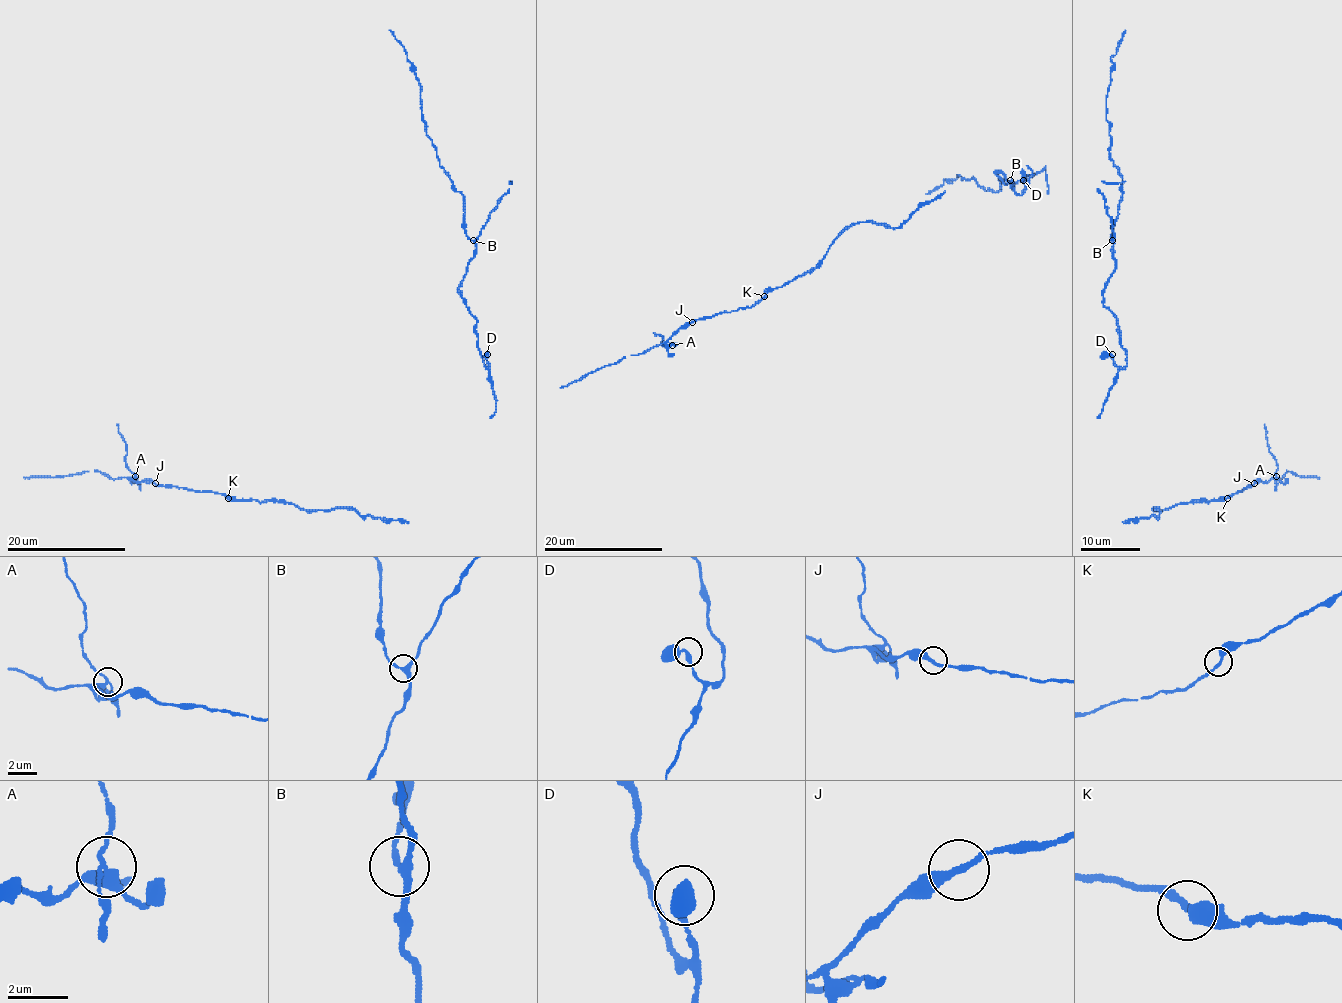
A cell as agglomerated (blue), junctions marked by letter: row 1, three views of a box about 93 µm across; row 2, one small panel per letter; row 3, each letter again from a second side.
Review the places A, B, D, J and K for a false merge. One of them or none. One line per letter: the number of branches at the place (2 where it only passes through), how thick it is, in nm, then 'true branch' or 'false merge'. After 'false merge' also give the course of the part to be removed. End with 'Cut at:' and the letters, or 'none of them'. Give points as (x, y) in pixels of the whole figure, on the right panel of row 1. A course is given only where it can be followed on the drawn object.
A: 3 | 240 nm | false merge | (1276, 476), (1276, 462), (1269, 450), (1264, 424)
B: 3 | 240 nm | true branch
D: 2 | 260 nm | true branch
J: 2 | 260 nm | true branch
K: 2 | 300 nm | true branch
Cut at: A

